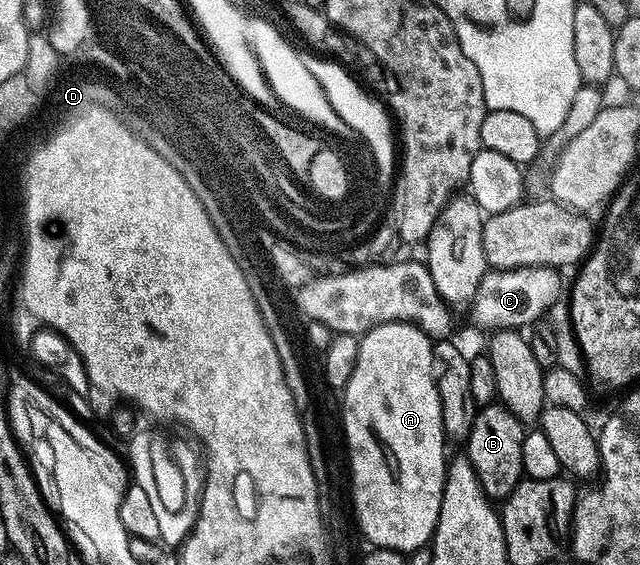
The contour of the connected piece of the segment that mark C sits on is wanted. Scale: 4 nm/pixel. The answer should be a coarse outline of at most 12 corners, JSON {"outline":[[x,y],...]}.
{"outline":[[551,266],[490,269],[471,308],[485,332],[541,318],[561,294]]}

